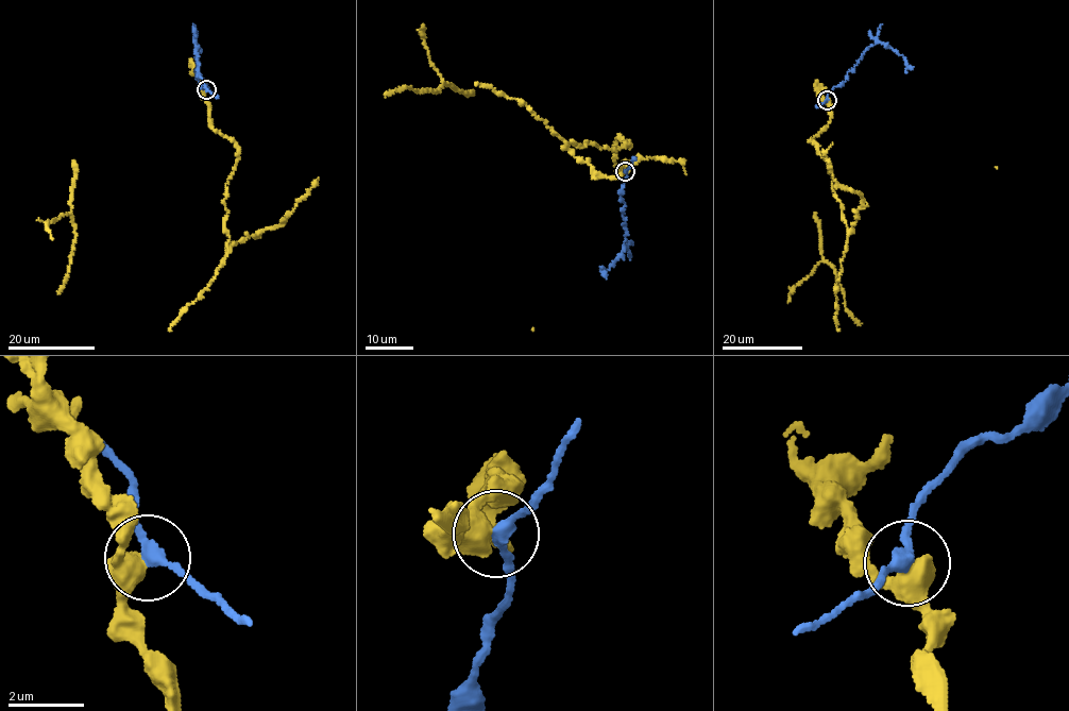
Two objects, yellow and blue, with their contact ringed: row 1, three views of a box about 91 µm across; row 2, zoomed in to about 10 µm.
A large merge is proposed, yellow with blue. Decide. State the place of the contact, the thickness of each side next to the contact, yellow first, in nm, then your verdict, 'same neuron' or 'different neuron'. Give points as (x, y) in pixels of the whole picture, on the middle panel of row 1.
at (625, 171); 500 nm thick on the yellow side, 280 nm on the other; different neuron

